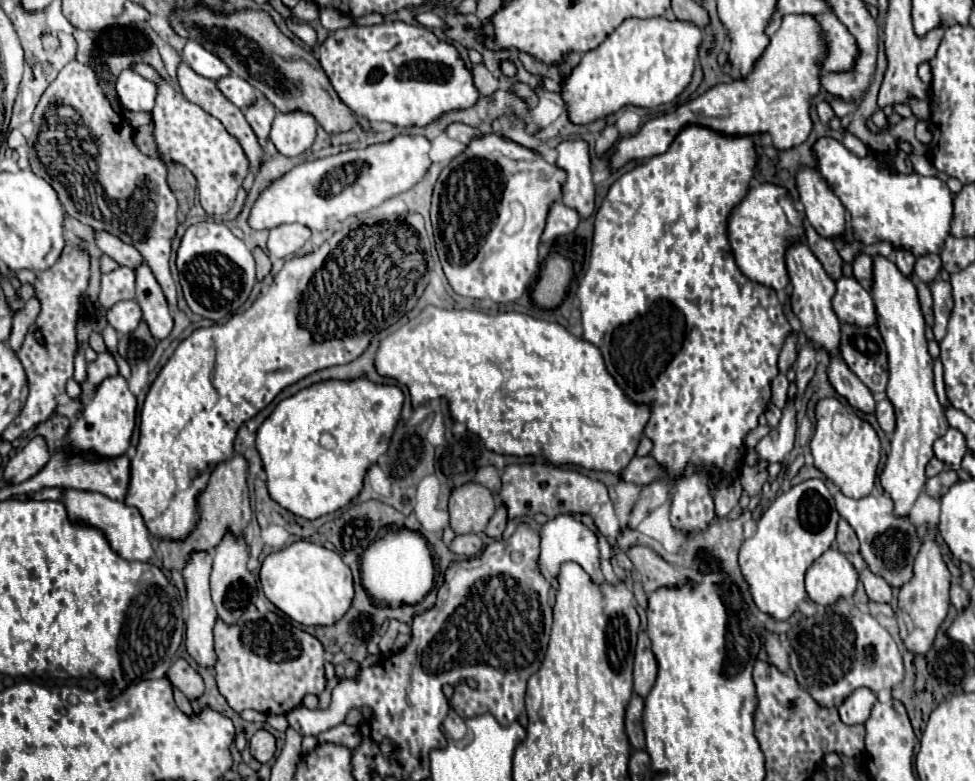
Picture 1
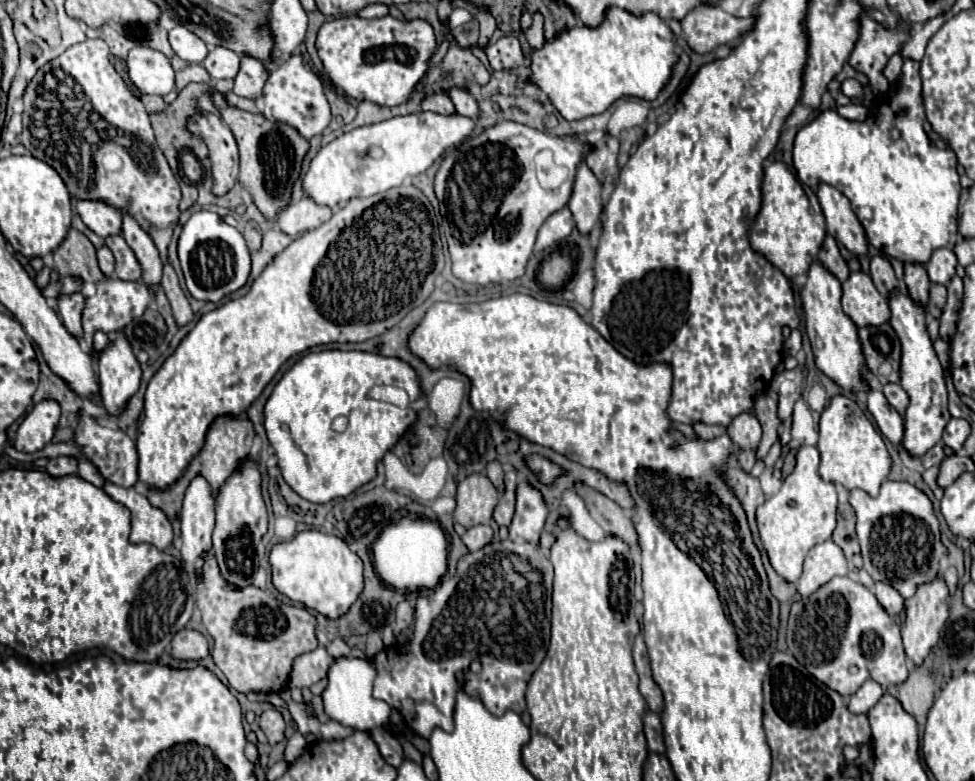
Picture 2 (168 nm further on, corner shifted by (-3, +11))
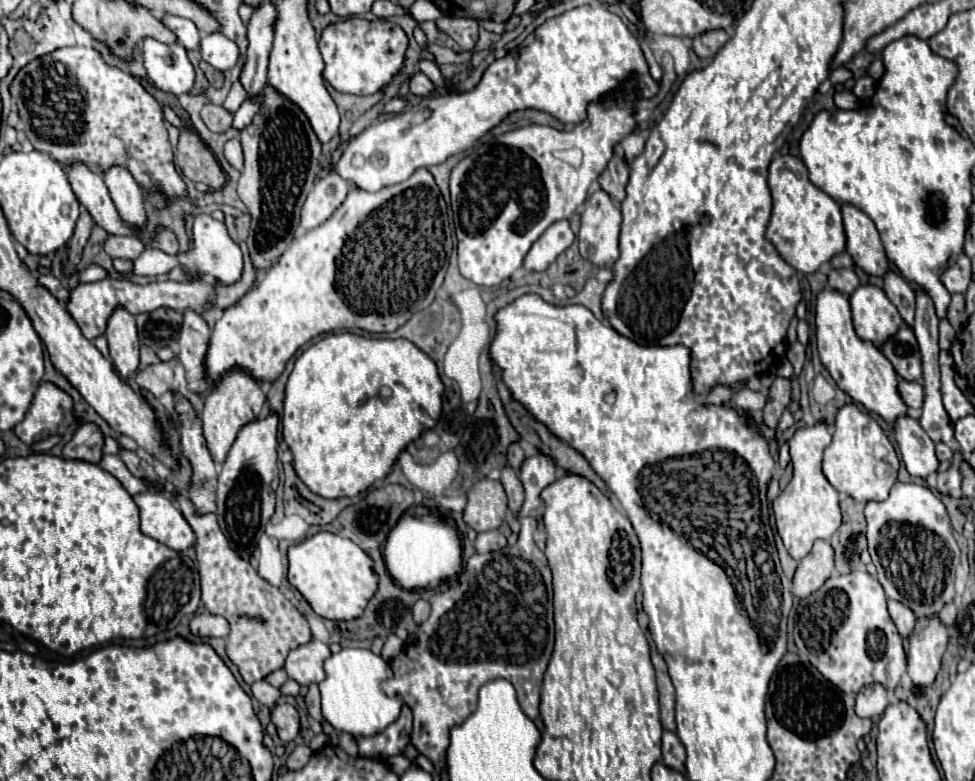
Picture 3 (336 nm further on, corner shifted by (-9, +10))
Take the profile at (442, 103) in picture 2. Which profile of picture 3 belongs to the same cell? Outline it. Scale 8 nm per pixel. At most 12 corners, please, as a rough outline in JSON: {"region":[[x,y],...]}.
{"region":[[424,74],[412,76],[414,96],[432,96],[436,86]]}

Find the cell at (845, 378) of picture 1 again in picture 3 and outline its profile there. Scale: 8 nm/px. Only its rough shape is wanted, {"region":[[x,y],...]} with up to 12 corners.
{"region":[[900,416],[894,436],[912,476],[936,472],[934,442],[918,420]]}

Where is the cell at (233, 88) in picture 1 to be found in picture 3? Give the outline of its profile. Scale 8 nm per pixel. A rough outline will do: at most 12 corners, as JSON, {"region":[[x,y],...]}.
{"region":[[222,32],[204,34],[202,58],[220,72],[234,68],[236,44]]}

